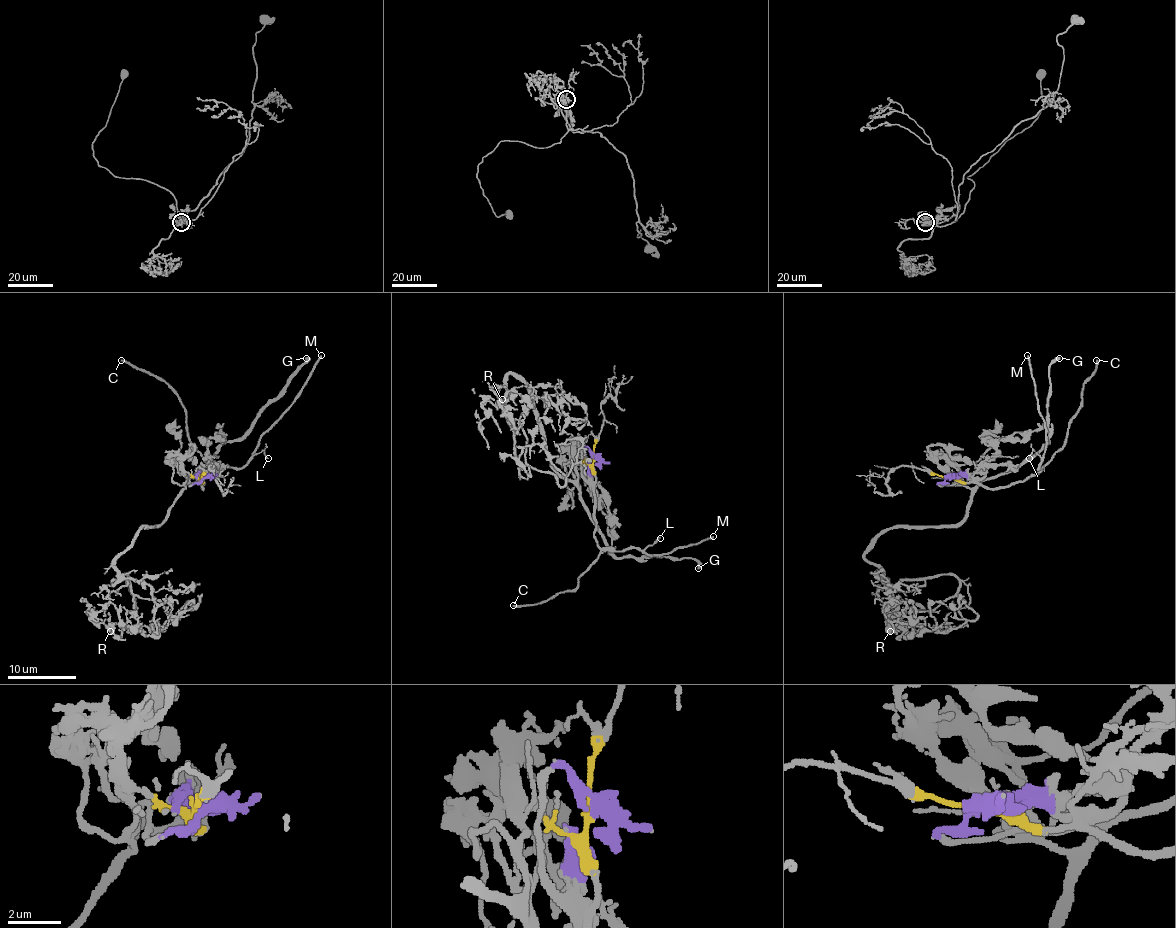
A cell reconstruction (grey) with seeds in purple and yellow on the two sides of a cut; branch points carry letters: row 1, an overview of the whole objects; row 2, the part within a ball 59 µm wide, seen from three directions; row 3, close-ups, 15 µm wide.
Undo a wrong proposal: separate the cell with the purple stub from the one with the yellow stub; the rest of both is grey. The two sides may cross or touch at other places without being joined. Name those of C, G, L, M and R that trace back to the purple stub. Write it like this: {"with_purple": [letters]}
{"with_purple": ["G", "R"]}

